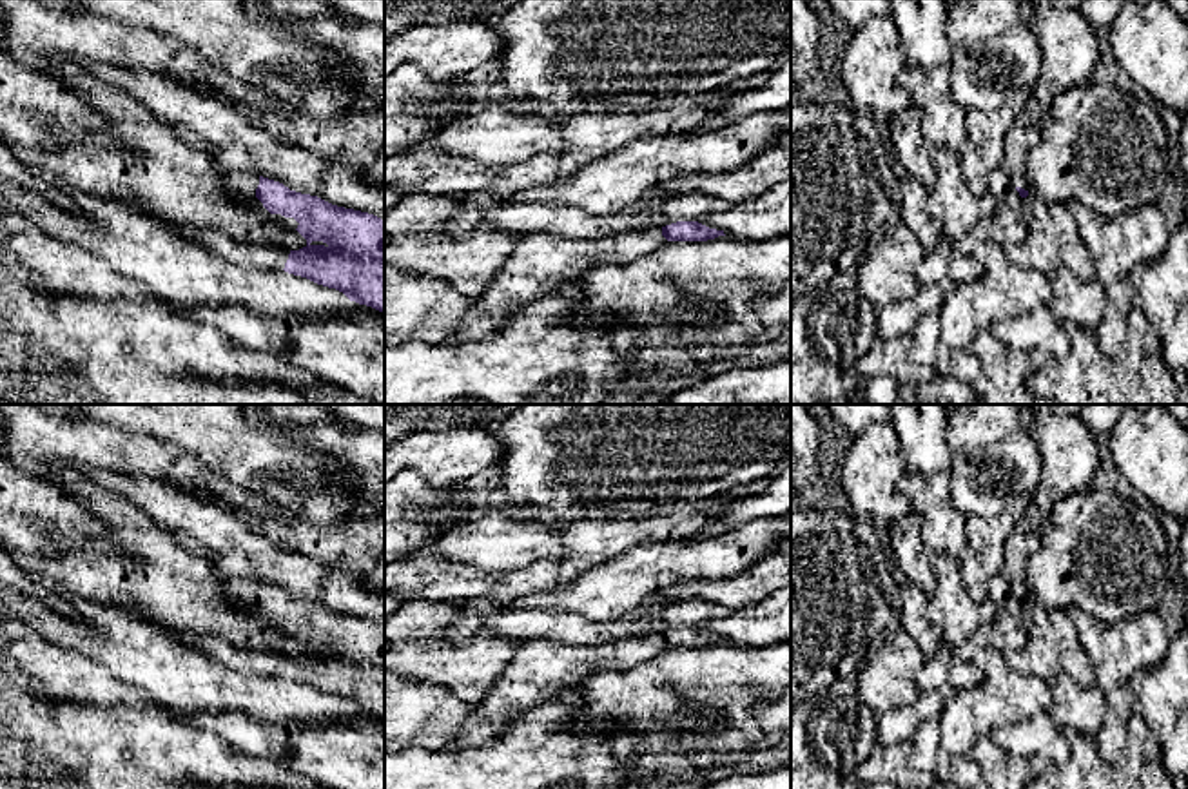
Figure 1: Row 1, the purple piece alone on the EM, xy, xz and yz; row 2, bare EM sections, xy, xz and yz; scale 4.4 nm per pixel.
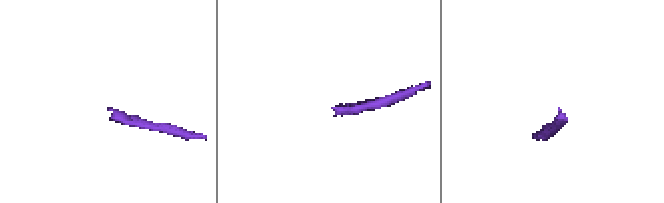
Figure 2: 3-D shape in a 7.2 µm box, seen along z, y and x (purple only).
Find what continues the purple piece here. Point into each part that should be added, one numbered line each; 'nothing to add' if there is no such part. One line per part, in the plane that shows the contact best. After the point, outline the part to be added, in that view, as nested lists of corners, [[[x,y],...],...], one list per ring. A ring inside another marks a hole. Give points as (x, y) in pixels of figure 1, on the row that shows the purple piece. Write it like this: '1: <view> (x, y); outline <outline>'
1: xy (243, 184); outline [[[218,165],[219,167],[219,165]],[[219,167],[221,169],[221,167]],[[221,169],[227,185],[245,201],[256,203],[259,210],[272,221],[283,225],[285,229],[297,229],[294,218],[285,218],[281,214],[270,214],[263,203],[256,198],[256,189],[259,185],[259,176],[248,174],[245,170]]]

